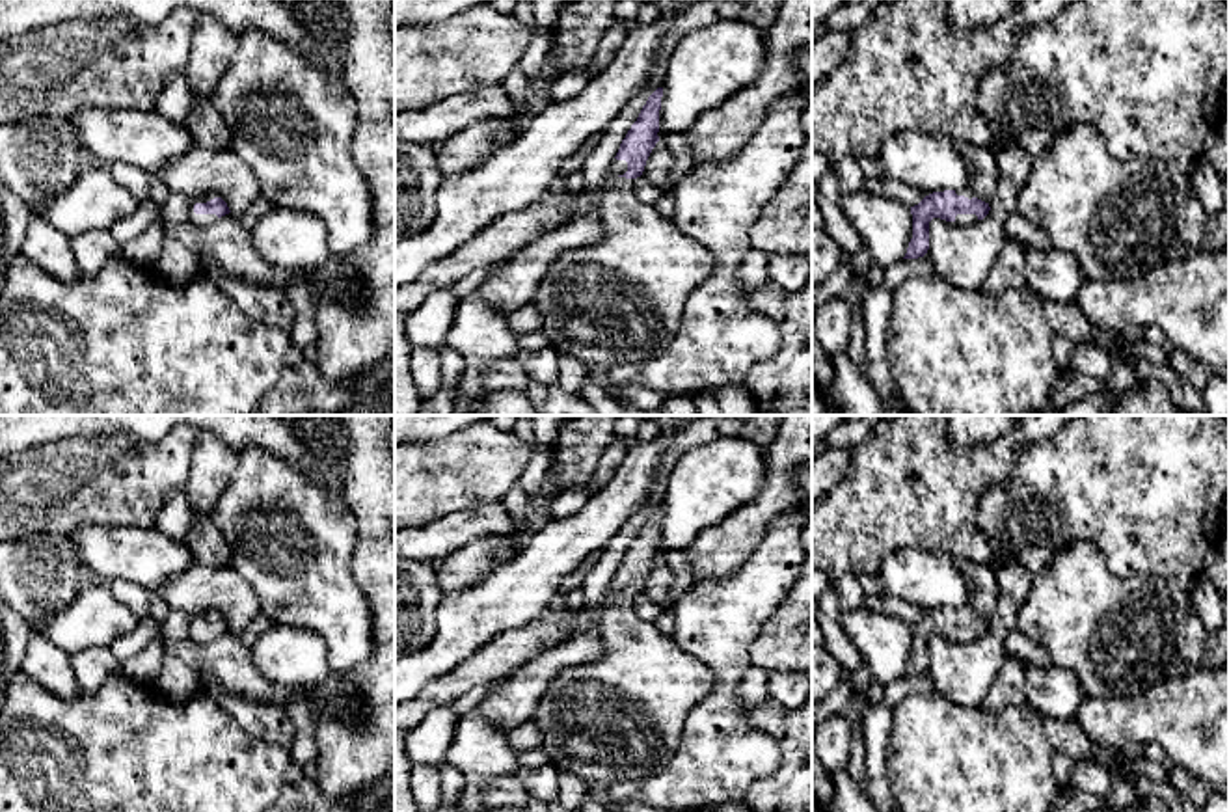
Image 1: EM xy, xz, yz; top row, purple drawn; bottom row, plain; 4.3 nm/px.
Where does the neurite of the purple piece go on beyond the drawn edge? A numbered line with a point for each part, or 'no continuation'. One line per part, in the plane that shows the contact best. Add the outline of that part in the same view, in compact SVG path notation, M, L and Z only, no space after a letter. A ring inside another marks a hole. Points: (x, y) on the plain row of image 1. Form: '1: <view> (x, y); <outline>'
1: xy (203, 637); M209 609L209 611L205 611L205 613L199 613L199 615L192 616L190 628L188 628L188 637L190 637L192 641L203 643L203 644L214 641L214 639L218 637L216 631L196 631L196 629L194 629L194 622L196 622L196 620L207 620L207 618L210 618L210 616L214 616L214 615L222 615L222 613L216 611L216 609ZM222 615L222 616L223 616L223 615Z

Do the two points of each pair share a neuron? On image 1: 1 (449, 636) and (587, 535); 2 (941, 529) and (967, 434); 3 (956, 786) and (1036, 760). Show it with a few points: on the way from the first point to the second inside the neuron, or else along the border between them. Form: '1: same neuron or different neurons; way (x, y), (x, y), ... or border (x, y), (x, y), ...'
1: same neuron; way (483, 611), (511, 596), (553, 554)
2: different neurons; border (946, 434), (965, 447), (987, 446), (1006, 434)
3: same neuron; way (976, 784), (1004, 760), (1015, 760)

